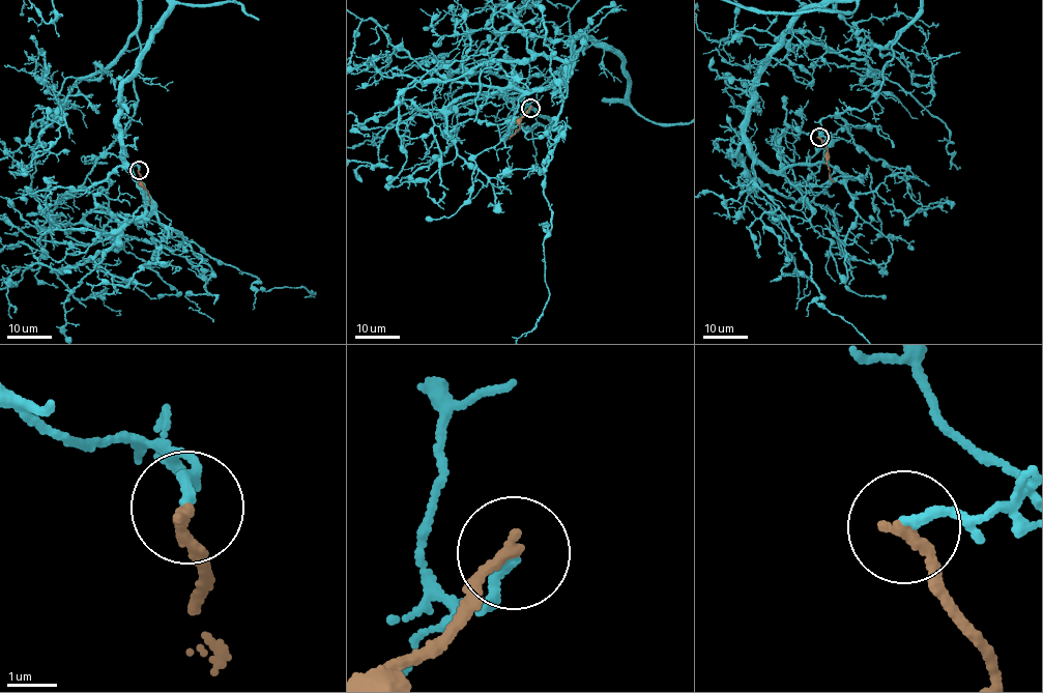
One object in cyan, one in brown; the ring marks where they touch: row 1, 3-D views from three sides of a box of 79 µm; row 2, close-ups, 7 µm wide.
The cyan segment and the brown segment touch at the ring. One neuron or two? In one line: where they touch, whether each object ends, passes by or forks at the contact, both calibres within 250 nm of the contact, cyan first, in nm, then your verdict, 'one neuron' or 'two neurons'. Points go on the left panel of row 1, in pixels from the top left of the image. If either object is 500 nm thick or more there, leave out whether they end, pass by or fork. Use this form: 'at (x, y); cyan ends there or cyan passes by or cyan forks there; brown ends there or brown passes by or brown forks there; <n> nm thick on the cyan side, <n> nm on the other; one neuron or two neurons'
at (139, 170); cyan ends there; brown ends there; 180 nm thick on the cyan side, 240 nm on the other; two neurons

